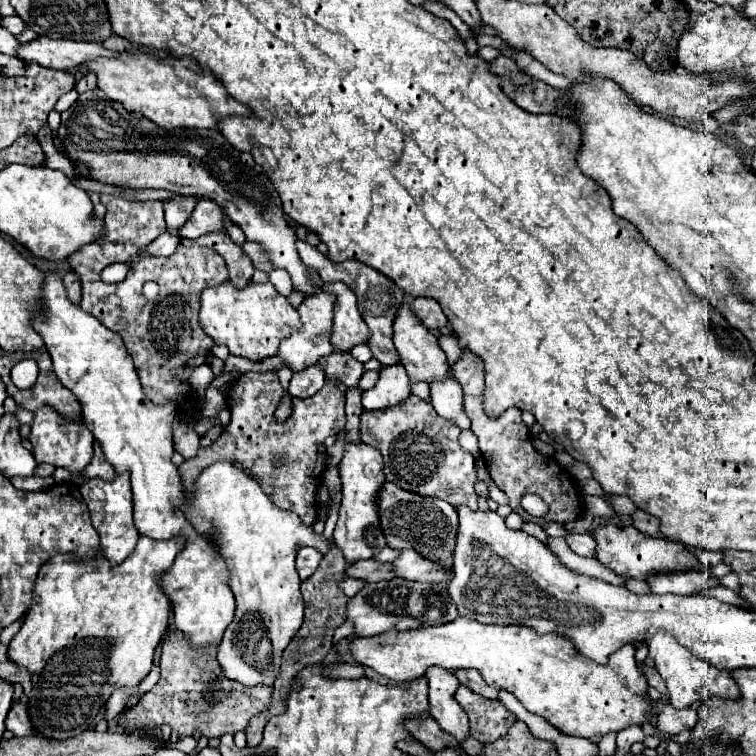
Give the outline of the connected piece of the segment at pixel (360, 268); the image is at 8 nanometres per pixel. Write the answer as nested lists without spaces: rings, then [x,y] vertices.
[[[298,240],[296,242],[296,250],[300,254],[300,260],[306,264],[306,266],[312,266],[318,270],[322,282],[330,282],[330,280],[342,280],[354,294],[356,294],[356,300],[358,300],[358,310],[366,322],[366,326],[370,328],[370,334],[372,338],[368,340],[368,348],[372,350],[372,356],[382,364],[382,366],[390,366],[390,364],[398,364],[400,362],[400,356],[394,348],[394,342],[392,342],[392,324],[394,324],[394,318],[400,310],[400,306],[404,304],[404,298],[406,294],[394,284],[390,282],[390,278],[386,278],[382,272],[374,270],[372,266],[368,264],[360,264],[358,260],[348,260],[348,262],[330,262],[324,254],[318,252],[316,246],[308,246],[304,240]]]

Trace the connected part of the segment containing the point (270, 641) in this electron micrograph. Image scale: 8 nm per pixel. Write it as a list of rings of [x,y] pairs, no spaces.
[[[212,464],[200,474],[196,486],[198,492],[188,496],[182,510],[200,534],[208,536],[218,534],[216,544],[228,564],[230,588],[236,596],[234,620],[228,624],[224,638],[218,646],[220,668],[226,678],[236,680],[242,686],[258,686],[258,684],[272,686],[280,674],[278,660],[282,658],[282,652],[286,650],[290,640],[296,636],[296,630],[300,628],[304,616],[304,600],[300,596],[300,576],[296,570],[292,570],[296,552],[302,546],[312,546],[318,552],[326,554],[330,550],[330,542],[322,534],[314,534],[314,530],[302,524],[296,514],[272,506],[268,496],[262,494],[260,484],[234,464]]]

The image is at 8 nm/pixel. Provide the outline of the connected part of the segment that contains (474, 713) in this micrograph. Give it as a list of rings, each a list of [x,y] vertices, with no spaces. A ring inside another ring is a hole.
[[[458,686],[456,700],[470,718],[472,738],[480,740],[482,744],[496,742],[516,722],[516,716],[500,700],[480,698],[464,686]]]

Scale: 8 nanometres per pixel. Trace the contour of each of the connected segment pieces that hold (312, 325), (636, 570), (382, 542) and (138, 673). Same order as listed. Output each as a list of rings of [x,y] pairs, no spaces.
[[[322,288],[316,290],[316,294],[310,294],[304,298],[304,302],[298,308],[300,320],[302,320],[302,330],[298,330],[296,334],[292,334],[288,340],[284,340],[280,344],[280,358],[284,358],[288,362],[288,366],[298,372],[304,370],[308,366],[312,366],[320,356],[330,356],[332,344],[330,344],[330,334],[332,334],[332,308],[334,308],[336,296],[330,292],[324,292]]]
[[[604,524],[592,532],[592,538],[596,542],[596,560],[626,578],[646,580],[650,574],[656,574],[656,572],[698,570],[700,566],[700,560],[692,552],[688,552],[682,544],[670,542],[664,538],[648,538],[646,534],[640,534],[634,526],[618,528],[614,524]]]
[[[346,442],[346,454],[338,470],[342,480],[342,504],[334,528],[334,544],[342,550],[346,562],[354,564],[358,560],[368,560],[376,556],[386,546],[386,538],[382,534],[378,508],[376,508],[376,494],[380,486],[386,482],[382,474],[382,454],[376,452],[376,448],[372,446]]]
[[[142,536],[134,552],[116,568],[110,566],[104,554],[98,554],[98,558],[92,560],[78,560],[70,554],[56,554],[40,568],[34,586],[34,602],[24,614],[20,632],[12,638],[8,646],[8,658],[24,666],[32,676],[34,696],[30,696],[28,714],[36,732],[34,736],[68,740],[82,734],[92,724],[98,710],[104,706],[104,702],[114,690],[134,688],[148,676],[152,668],[154,650],[160,644],[162,634],[168,626],[170,612],[170,600],[160,590],[158,576],[172,566],[182,546],[182,538],[150,540]]]

